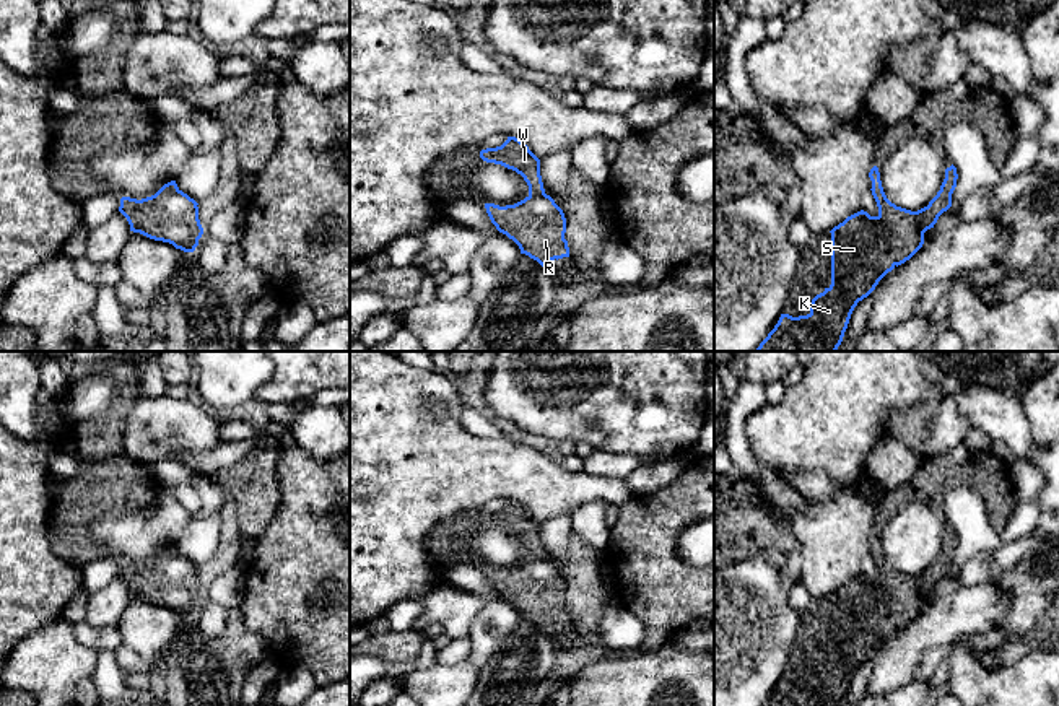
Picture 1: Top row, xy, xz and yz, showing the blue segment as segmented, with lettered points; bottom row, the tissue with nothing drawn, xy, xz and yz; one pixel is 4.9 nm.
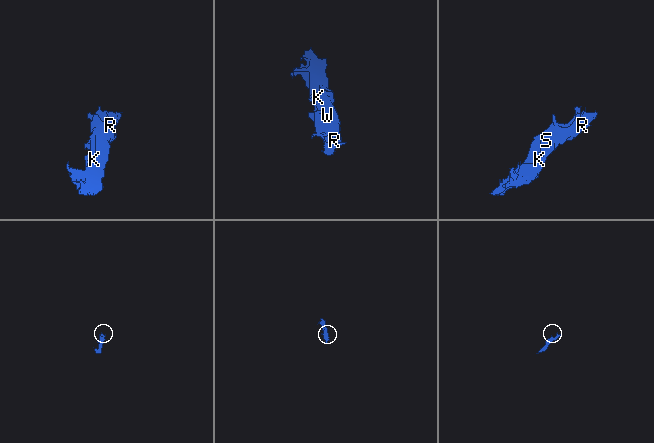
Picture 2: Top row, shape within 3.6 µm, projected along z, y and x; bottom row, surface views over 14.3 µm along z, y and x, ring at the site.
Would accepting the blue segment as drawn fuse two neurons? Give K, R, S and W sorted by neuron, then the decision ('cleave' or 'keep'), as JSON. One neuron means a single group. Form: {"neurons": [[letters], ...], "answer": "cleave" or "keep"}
{"neurons": [["K", "R", "S", "W"]], "answer": "keep"}

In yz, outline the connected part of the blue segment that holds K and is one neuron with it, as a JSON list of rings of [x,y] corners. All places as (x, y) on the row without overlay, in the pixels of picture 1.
[[[953,529],[947,532],[940,555],[917,576],[887,563],[877,530],[869,542],[878,579],[861,574],[830,595],[831,649],[812,664],[807,680],[781,678],[763,706],[843,706],[857,667],[922,612],[924,597],[952,571],[958,538]]]

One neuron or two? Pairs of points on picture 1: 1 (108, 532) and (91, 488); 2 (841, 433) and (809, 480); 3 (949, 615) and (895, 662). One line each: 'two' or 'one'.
1: two
2: two
3: one

